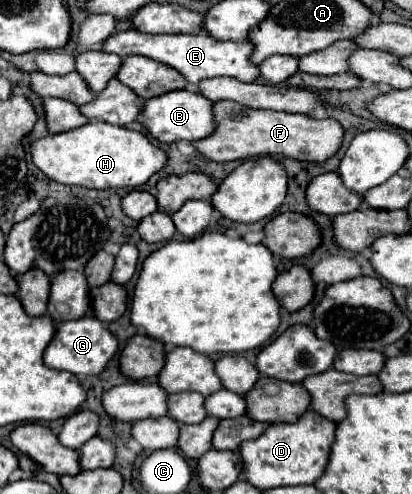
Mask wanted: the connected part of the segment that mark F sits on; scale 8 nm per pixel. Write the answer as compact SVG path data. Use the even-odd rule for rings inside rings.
M218 101L212 107L214 113L214 133L196 143L196 151L206 159L216 163L236 161L236 159L252 159L262 155L282 155L298 161L326 161L332 157L342 145L342 125L332 119L312 119L308 115L292 115L282 111L262 111L250 109L236 101Z

